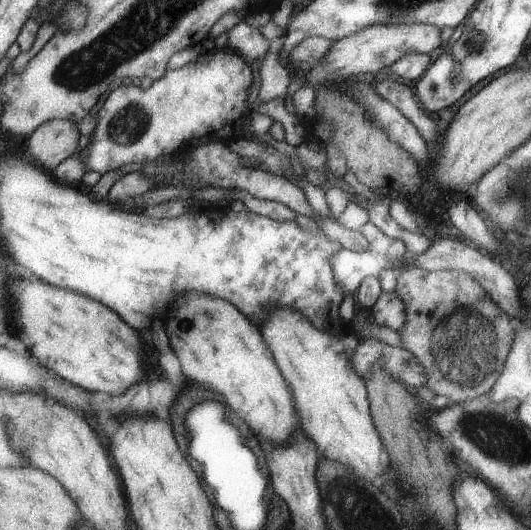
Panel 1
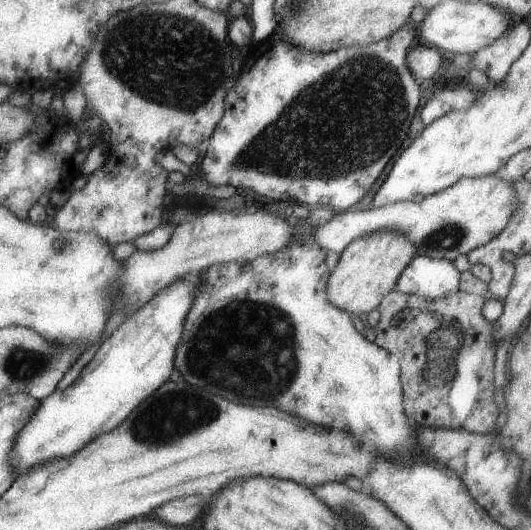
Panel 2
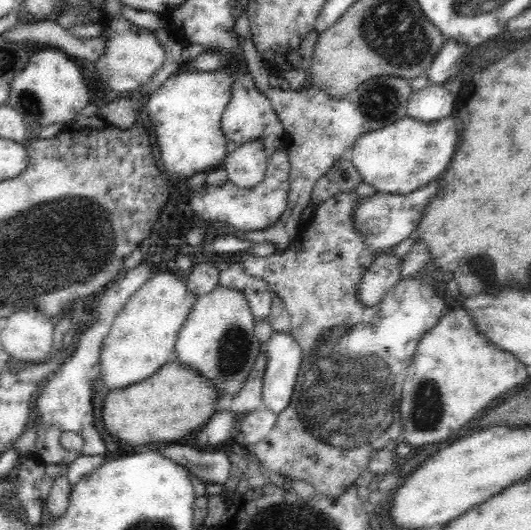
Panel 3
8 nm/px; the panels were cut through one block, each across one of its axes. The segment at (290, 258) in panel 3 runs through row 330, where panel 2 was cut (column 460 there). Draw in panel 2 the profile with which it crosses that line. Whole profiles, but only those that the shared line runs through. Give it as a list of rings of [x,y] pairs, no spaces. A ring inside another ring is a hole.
[[[390,290],[376,306],[380,317],[374,326],[374,343],[390,352],[399,363],[402,409],[410,422],[417,425],[462,428],[477,434],[495,430],[498,409],[493,401],[493,322],[481,315],[487,297],[457,291],[438,299]]]

